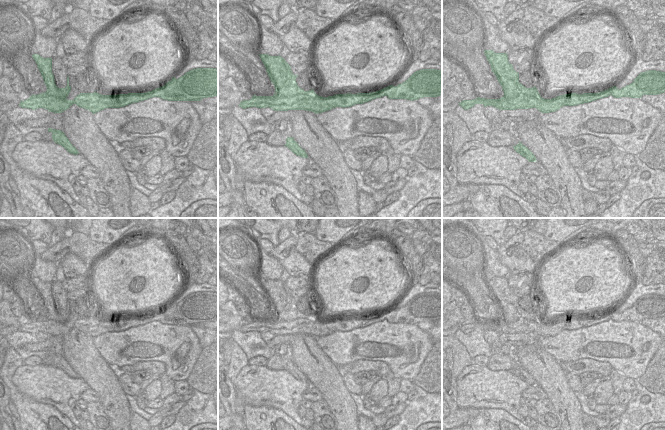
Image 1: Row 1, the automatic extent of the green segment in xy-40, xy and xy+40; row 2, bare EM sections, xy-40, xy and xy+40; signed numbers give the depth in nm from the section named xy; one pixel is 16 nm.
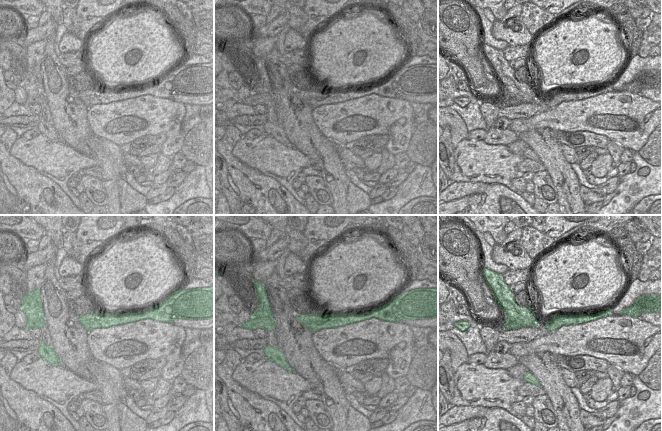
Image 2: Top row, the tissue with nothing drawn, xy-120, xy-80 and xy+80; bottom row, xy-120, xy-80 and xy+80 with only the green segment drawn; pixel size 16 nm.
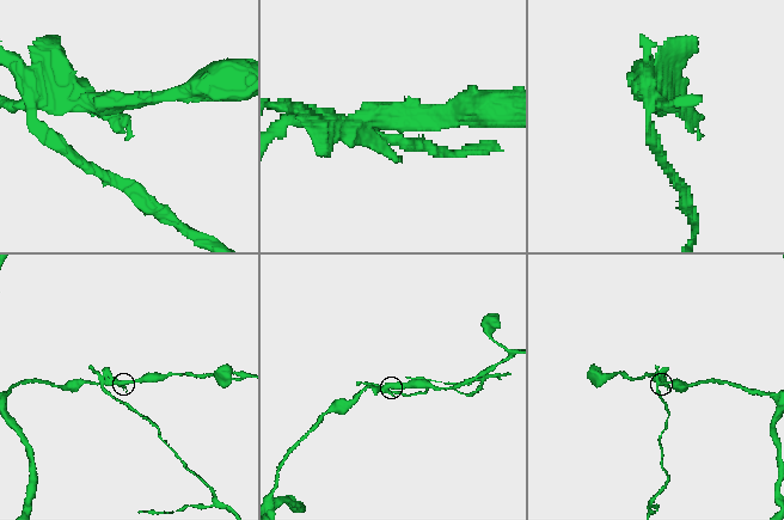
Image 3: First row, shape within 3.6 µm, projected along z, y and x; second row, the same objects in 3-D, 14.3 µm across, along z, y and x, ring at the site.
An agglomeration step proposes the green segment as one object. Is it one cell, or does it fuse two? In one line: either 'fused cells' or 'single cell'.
fused cells

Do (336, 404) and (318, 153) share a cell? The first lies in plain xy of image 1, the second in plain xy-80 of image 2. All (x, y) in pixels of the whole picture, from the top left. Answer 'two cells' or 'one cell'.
one cell

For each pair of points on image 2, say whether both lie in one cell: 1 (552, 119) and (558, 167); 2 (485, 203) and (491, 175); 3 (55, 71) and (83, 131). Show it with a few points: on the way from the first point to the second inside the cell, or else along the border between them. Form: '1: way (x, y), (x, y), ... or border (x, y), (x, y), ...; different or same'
1: border (551, 129), (535, 128), (528, 131); different
2: border (488, 183), (501, 183), (511, 190); different
3: way (57, 86), (70, 116); same

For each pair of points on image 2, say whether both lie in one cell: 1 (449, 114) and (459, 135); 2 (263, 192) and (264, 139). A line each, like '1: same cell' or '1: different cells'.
1: same cell
2: different cells

